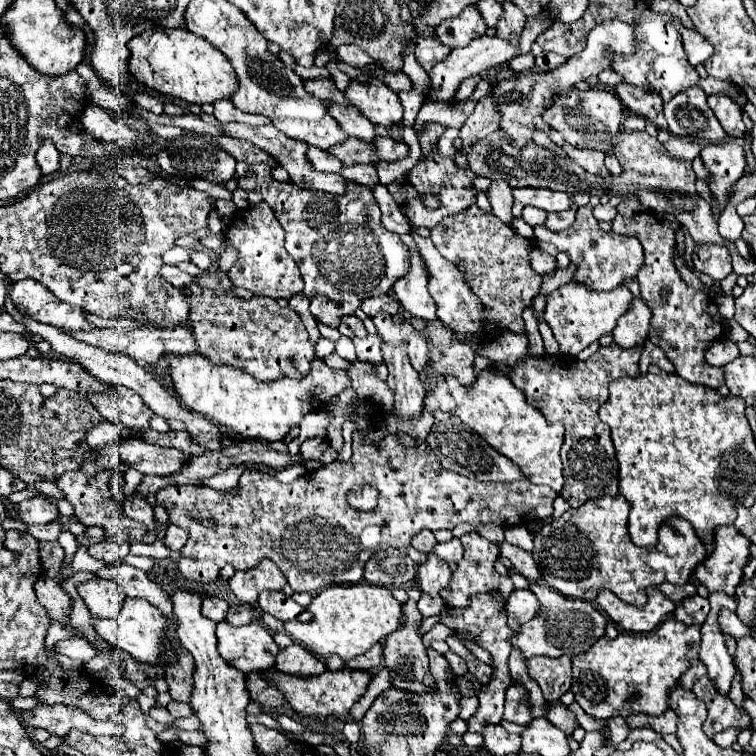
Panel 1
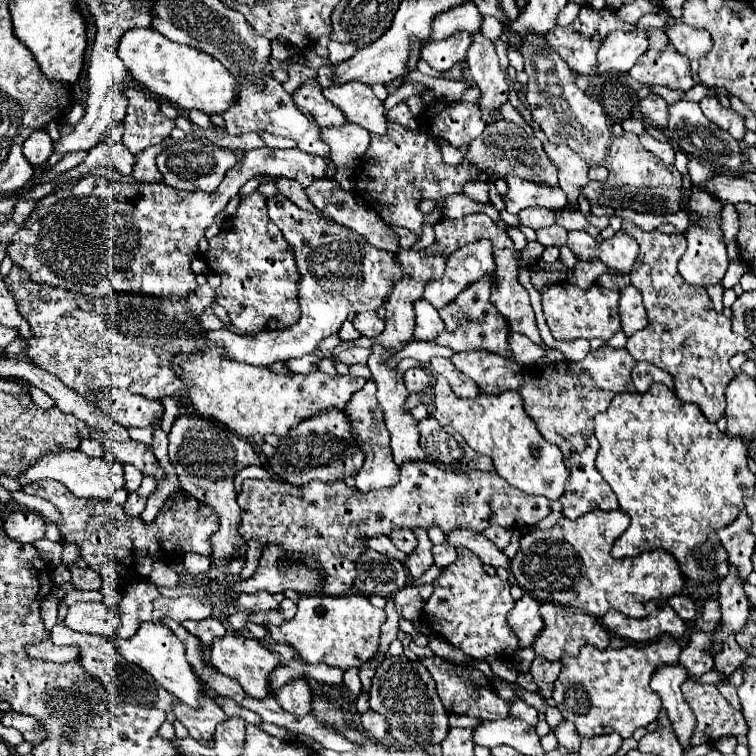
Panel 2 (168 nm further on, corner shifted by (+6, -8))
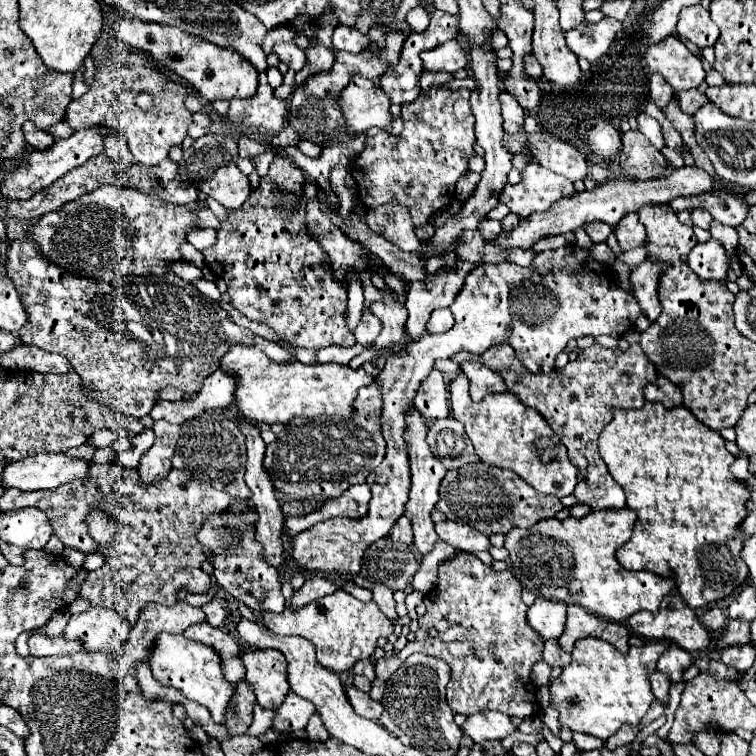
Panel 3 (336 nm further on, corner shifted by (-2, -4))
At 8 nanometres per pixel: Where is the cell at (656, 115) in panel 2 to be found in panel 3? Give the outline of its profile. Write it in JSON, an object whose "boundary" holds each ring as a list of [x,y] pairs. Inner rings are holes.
{"boundary":[[[689,89],[689,91],[679,91],[679,93],[675,93],[675,101],[677,101],[679,109],[681,109],[683,113],[689,113],[689,115],[695,113],[695,109],[699,109],[699,105],[709,103],[707,97],[705,97],[705,93],[701,93],[701,91],[697,91],[697,89]]]}

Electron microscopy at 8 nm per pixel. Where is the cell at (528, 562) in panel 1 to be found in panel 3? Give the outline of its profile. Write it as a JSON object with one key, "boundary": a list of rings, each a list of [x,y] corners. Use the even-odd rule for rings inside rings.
{"boundary":[[[443,521],[439,525],[435,525],[437,535],[453,545],[459,551],[469,551],[469,553],[481,553],[481,551],[489,551],[491,541],[487,535],[483,535],[481,531],[469,527],[469,525],[461,525],[455,521]]]}

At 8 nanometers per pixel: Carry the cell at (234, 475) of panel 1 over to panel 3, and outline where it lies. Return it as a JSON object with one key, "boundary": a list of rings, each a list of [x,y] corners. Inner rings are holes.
{"boundary":[[[113,447],[97,449],[97,453],[93,455],[93,461],[95,463],[111,463],[111,461],[117,461],[117,451]]]}

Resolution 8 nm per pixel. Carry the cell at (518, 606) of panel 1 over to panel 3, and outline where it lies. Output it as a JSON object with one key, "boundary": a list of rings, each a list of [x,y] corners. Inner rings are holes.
{"boundary":[[[539,597],[527,609],[527,623],[539,633],[543,641],[557,639],[559,633],[563,633],[565,629],[565,619],[565,605],[559,601],[547,601]]]}

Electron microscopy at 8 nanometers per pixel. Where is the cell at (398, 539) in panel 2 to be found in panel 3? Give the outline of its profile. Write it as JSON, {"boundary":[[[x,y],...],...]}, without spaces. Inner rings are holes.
{"boundary":[[[405,515],[391,527],[389,535],[391,535],[395,541],[401,541],[401,543],[411,545],[411,541],[413,541],[413,533],[411,533],[411,523],[407,521]]]}

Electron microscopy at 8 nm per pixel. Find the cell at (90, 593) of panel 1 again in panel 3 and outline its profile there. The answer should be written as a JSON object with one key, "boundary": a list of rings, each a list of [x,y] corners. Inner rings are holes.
{"boundary":[[[89,607],[69,619],[63,635],[83,641],[83,645],[91,651],[123,653],[129,629],[127,619],[123,619],[115,609]]]}

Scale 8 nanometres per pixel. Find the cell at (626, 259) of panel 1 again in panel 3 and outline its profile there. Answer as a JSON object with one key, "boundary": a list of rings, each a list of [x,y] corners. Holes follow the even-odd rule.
{"boundary":[[[627,213],[627,217],[623,217],[623,221],[619,221],[617,225],[617,241],[619,247],[623,251],[641,247],[645,243],[645,229],[637,219],[637,213]]]}

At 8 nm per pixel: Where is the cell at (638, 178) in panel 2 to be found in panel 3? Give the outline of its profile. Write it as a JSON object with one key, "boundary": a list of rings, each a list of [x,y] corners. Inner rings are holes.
{"boundary":[[[639,131],[623,135],[621,159],[627,159],[627,175],[635,181],[659,179],[669,173],[669,161]]]}

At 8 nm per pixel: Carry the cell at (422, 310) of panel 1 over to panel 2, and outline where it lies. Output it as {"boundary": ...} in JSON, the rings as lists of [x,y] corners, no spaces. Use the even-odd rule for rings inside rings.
{"boundary":[[[419,299],[415,303],[415,315],[417,315],[417,325],[415,325],[417,341],[433,341],[433,337],[437,337],[443,331],[443,321],[437,309],[431,307],[427,301]]]}

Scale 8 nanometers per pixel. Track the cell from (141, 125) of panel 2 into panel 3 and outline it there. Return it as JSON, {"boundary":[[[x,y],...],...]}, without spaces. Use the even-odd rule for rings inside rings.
{"boundary":[[[119,43],[117,53],[113,53],[113,59],[109,59],[107,63],[103,59],[103,63],[97,67],[93,87],[77,101],[71,101],[71,105],[67,107],[65,121],[75,131],[87,125],[103,125],[109,129],[117,129],[129,143],[129,149],[137,163],[159,165],[173,145],[181,145],[193,121],[191,113],[183,105],[187,97],[185,83],[165,73],[159,73],[153,63],[155,61],[147,57],[147,53],[133,51],[131,47]],[[141,93],[149,93],[153,97],[151,109],[141,109],[137,105],[137,95]]]}

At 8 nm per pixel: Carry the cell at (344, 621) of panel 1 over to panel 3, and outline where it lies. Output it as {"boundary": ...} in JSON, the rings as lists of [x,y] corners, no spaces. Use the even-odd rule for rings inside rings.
{"boundary":[[[343,589],[319,597],[297,611],[287,607],[283,613],[263,613],[263,623],[277,635],[299,635],[309,639],[317,647],[317,661],[337,673],[347,671],[357,661],[373,655],[379,639],[387,639],[393,633],[393,623],[385,613],[381,613],[375,601],[361,603]]]}

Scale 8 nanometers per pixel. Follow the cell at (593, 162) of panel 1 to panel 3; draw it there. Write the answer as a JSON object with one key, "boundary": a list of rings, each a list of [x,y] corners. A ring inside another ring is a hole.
{"boundary":[[[545,131],[531,133],[527,145],[537,163],[553,173],[559,173],[571,181],[583,181],[589,173],[587,157],[577,147],[567,141],[555,139]]]}

